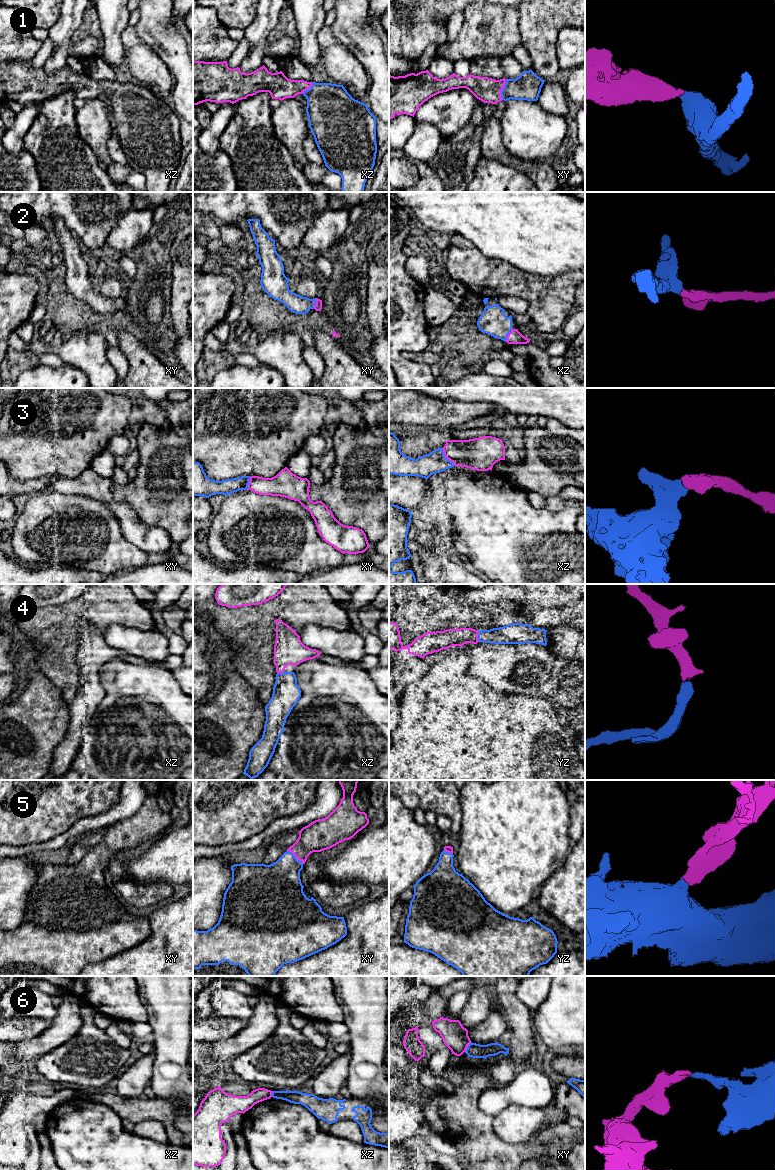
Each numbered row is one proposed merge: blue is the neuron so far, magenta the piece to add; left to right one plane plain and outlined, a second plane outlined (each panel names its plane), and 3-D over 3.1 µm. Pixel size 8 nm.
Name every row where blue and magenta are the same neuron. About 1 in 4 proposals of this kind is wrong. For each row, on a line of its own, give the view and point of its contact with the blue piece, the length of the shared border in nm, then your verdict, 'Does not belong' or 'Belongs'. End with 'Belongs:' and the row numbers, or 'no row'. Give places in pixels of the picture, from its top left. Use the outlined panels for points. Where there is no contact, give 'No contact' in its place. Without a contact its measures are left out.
1: Touches blue at xy (503, 89). Shared border 170 nm. Belongs
2: Touches blue at xz (507, 335). Shared border 130 nm. Belongs
3: Touches blue at xz (445, 457). Shared border 180 nm. Belongs
4: Touches blue at yz (478, 636). Shared border 90 nm. Belongs
5: Touches blue at xy (295, 856). Shared border 170 nm. Belongs
6: Touches blue at xy (467, 1047). Shared border 100 nm. Does not belong
Belongs: 1, 2, 3, 4, 5

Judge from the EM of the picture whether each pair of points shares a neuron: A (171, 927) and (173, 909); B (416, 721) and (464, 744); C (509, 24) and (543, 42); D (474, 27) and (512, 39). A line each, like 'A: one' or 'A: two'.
A: one
B: one
C: two
D: one

